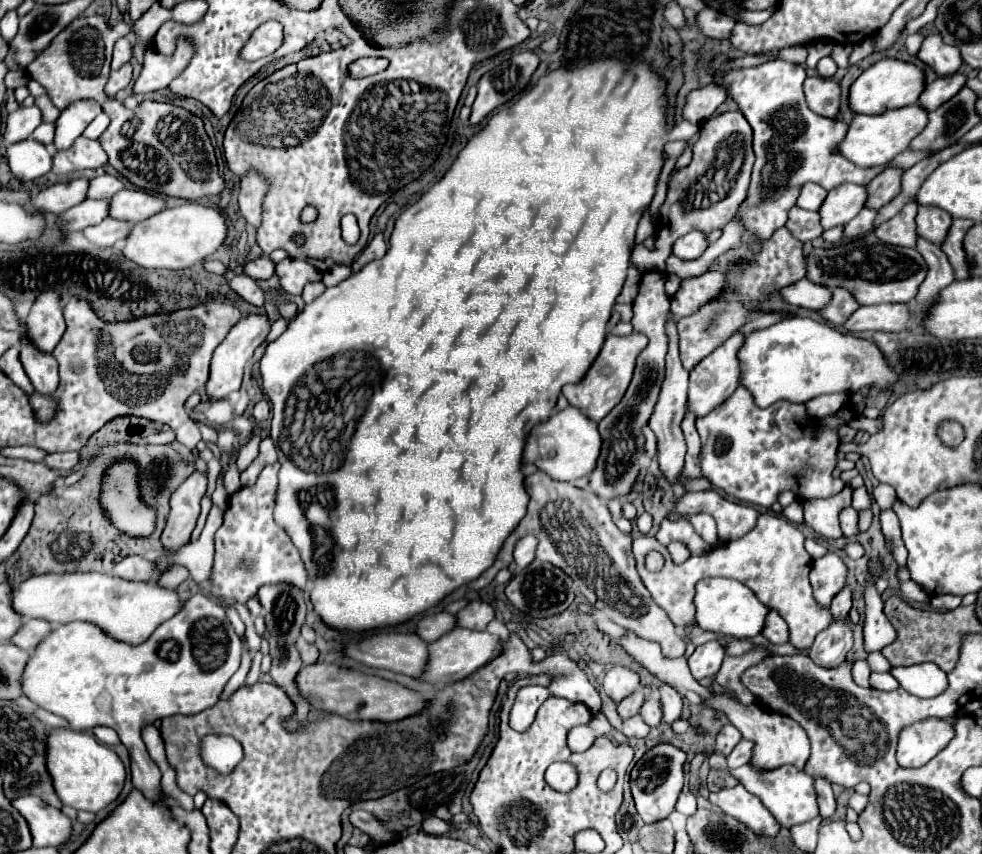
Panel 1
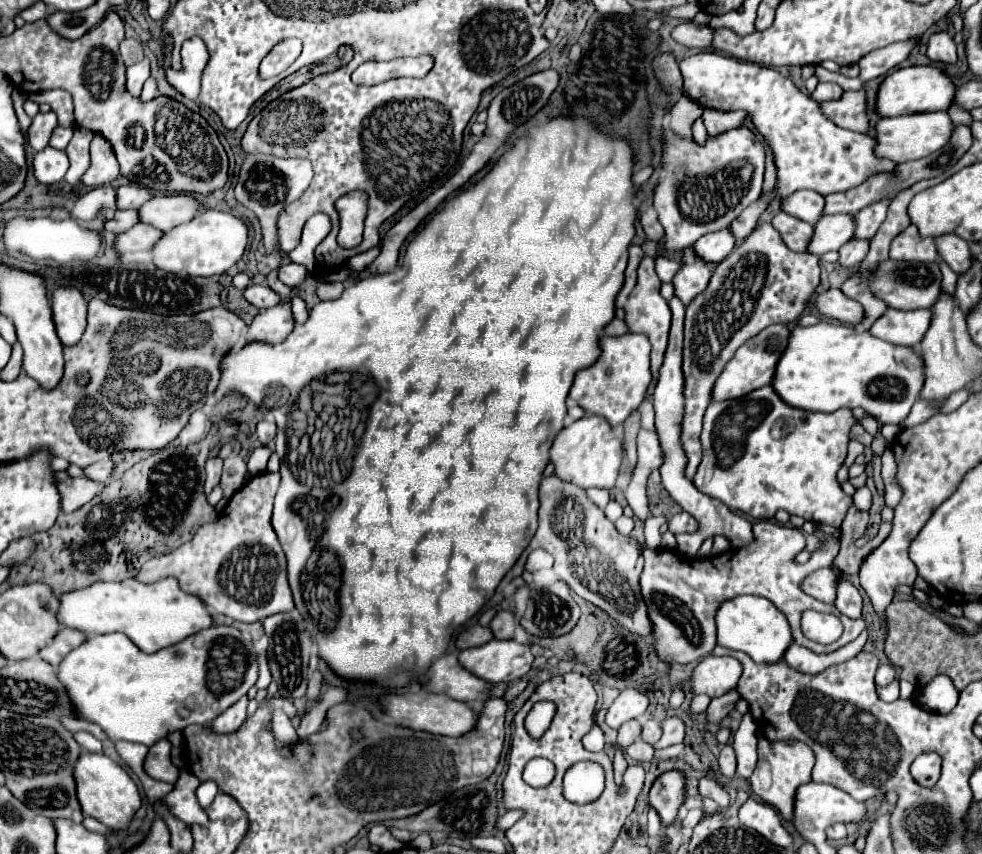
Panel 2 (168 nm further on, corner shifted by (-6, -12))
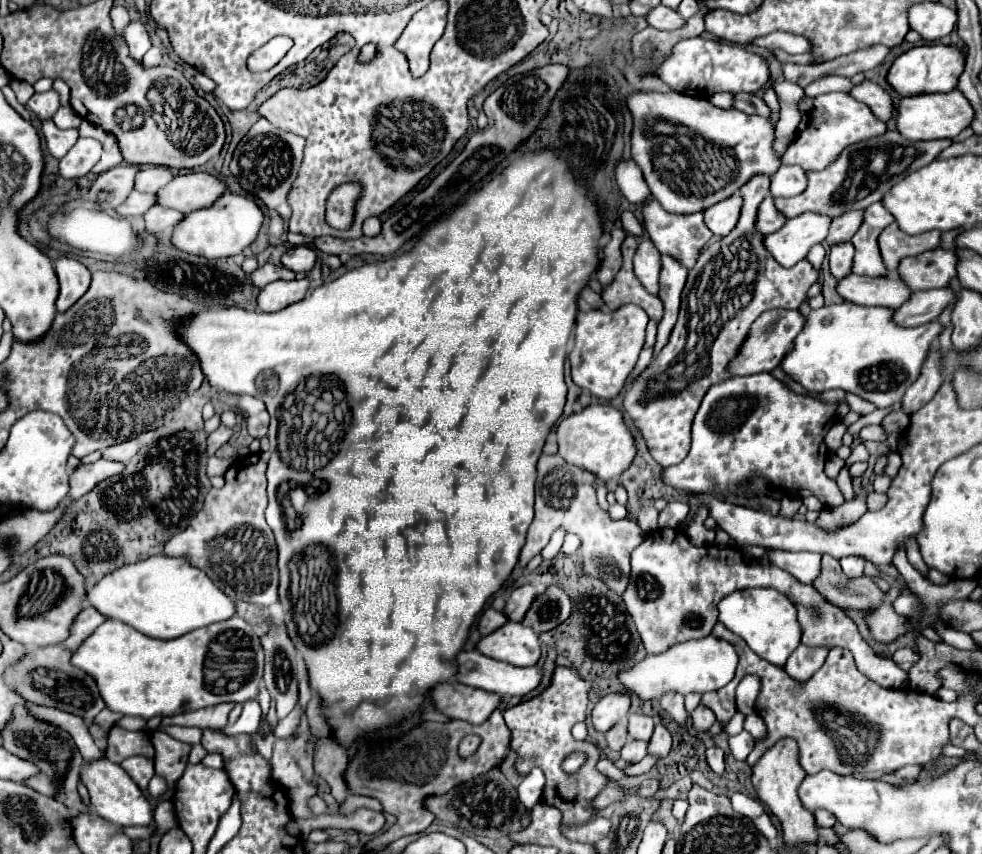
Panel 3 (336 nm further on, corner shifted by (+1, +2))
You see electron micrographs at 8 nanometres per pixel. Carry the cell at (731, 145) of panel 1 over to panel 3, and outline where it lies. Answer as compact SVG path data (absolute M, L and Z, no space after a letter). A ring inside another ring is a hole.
M634 92L628 96L628 108L632 112L632 136L630 136L630 144L632 144L632 158L634 162L640 166L644 180L650 188L650 194L662 204L662 208L666 208L668 212L702 212L706 208L710 208L710 204L716 204L718 200L724 200L726 196L732 196L742 184L746 184L746 180L750 180L750 176L754 176L754 172L766 172L766 176L770 176L772 172L778 170L778 166L782 164L782 156L774 152L774 122L770 118L762 118L762 116L750 116L744 114L736 108L724 110L714 106L710 100L700 100L694 96L686 96L686 94L678 94L678 92Z

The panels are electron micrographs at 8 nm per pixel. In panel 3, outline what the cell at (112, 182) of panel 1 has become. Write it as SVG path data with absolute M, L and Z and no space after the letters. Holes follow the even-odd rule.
M164 166L142 168L142 170L138 172L136 190L140 190L140 192L158 192L158 190L164 188L172 178L174 178L174 174L172 174L170 168L164 168Z

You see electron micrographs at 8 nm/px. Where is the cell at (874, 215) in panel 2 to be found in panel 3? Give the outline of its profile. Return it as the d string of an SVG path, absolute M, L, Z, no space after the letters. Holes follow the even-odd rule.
M846 212L846 216L842 216L838 220L832 220L830 222L830 234L826 238L828 246L850 242L850 238L854 236L854 232L862 224L862 214L864 212Z

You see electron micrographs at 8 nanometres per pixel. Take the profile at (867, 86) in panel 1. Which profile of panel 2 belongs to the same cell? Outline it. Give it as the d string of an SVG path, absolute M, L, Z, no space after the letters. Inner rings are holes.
M909 66L893 70L885 76L877 90L875 98L875 110L883 118L903 116L903 114L917 114L917 112L933 112L933 110L947 110L949 102L953 98L955 86L951 80L933 66Z

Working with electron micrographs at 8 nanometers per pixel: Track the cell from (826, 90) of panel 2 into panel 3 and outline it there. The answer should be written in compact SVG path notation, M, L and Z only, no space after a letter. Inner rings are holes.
M826 76L826 78L816 80L810 86L806 86L804 92L806 92L806 96L816 98L816 96L828 94L828 92L850 92L852 88L854 88L854 84L848 78L842 78L842 76Z

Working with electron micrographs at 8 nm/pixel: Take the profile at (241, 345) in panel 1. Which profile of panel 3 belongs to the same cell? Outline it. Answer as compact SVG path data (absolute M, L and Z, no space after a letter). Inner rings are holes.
M276 280L264 286L258 294L258 310L262 312L278 312L294 302L306 298L310 288L308 280Z

